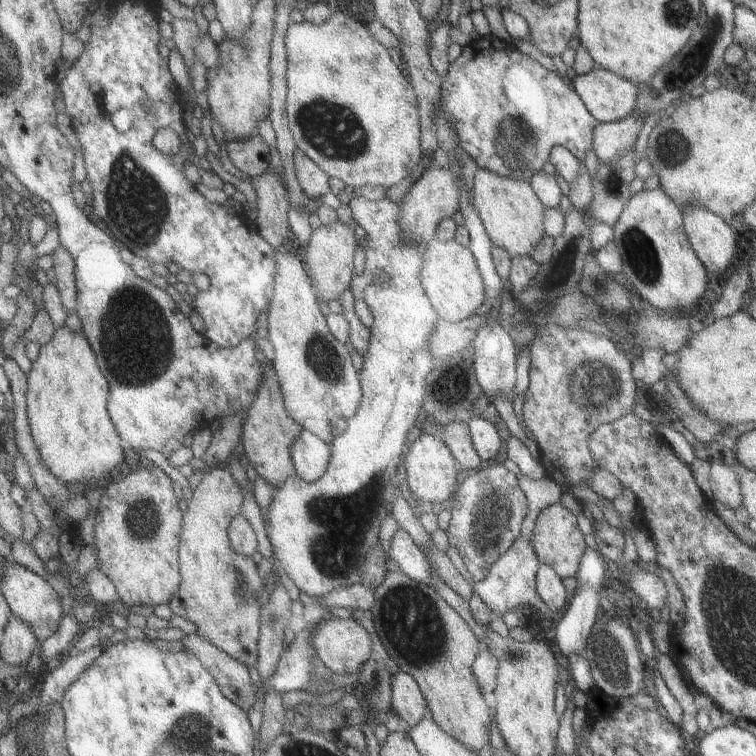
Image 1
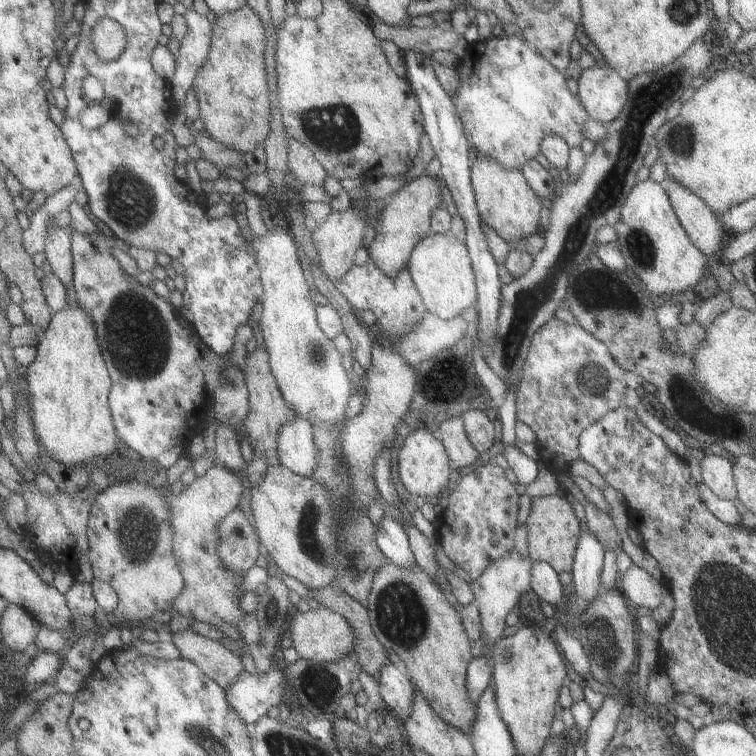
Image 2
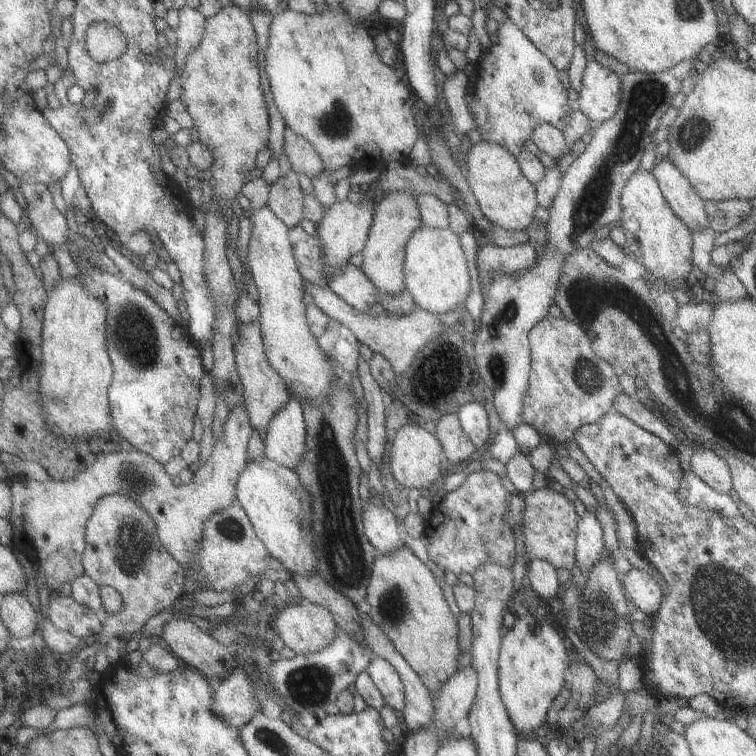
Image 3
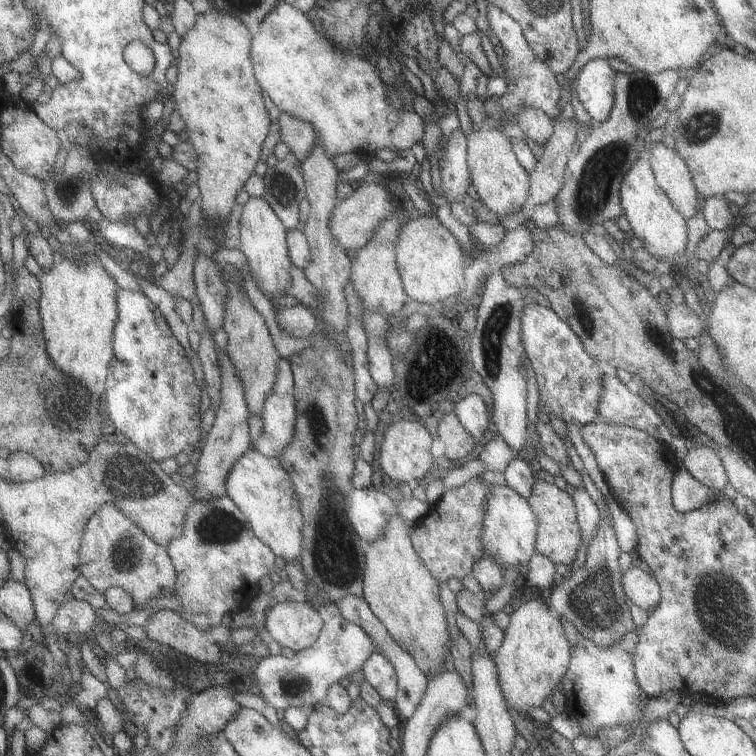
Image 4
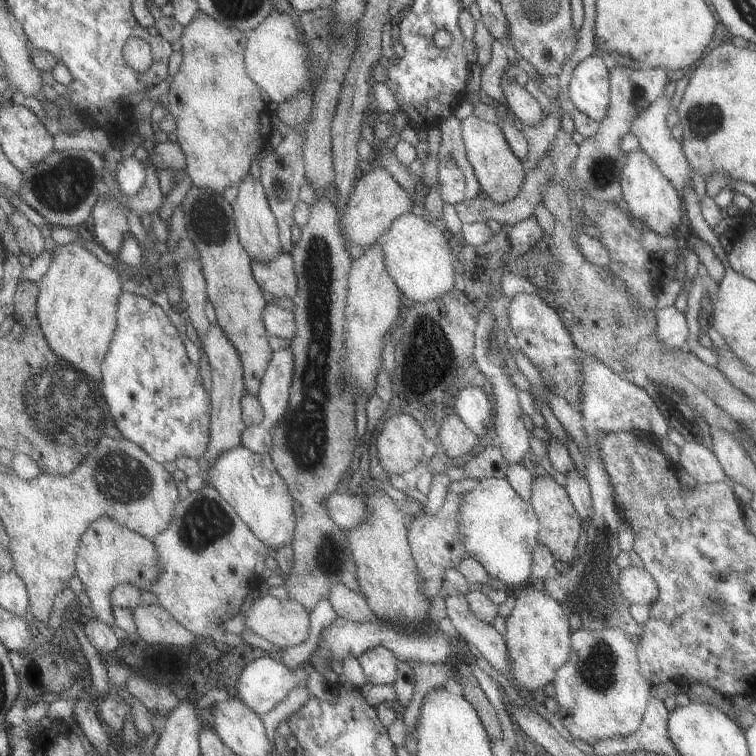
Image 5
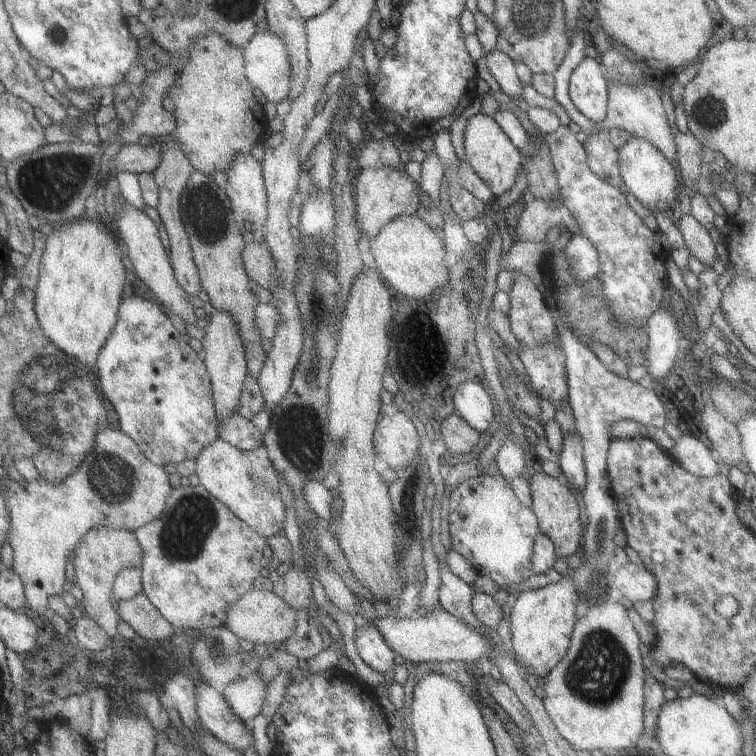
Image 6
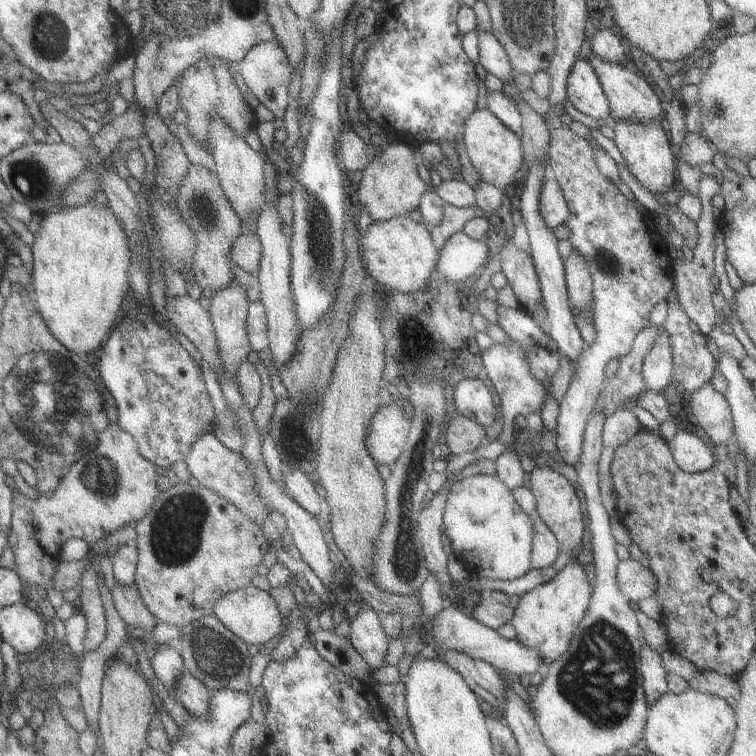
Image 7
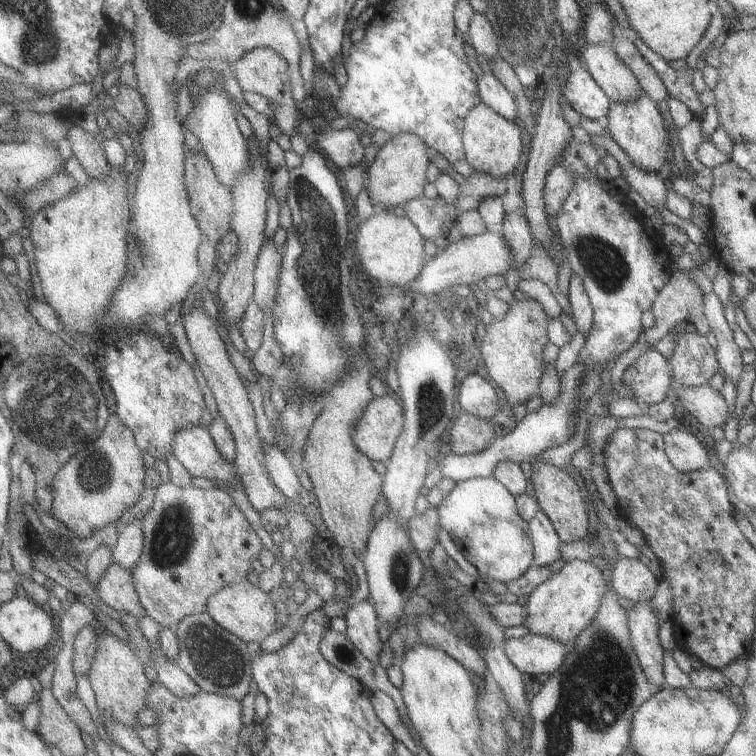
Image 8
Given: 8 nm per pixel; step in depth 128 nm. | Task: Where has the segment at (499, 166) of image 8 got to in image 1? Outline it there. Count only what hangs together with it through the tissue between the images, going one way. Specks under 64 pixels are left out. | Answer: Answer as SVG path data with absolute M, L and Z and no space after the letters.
M478 167L471 194L472 204L482 221L490 242L510 254L510 258L530 254L546 236L543 223L545 206L529 182L514 180Z

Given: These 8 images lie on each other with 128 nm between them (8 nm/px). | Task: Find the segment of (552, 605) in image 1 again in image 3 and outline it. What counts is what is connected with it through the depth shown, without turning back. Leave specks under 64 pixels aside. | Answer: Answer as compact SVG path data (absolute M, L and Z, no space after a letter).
M533 559L527 564L526 584L534 589L541 597L555 602L557 595L562 590L557 569L546 560Z

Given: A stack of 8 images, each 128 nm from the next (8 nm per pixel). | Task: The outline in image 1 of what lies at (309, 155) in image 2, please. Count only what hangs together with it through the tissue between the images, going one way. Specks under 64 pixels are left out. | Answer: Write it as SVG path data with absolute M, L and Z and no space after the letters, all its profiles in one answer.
M298 147L295 154L298 180L309 198L320 199L332 192L330 175Z

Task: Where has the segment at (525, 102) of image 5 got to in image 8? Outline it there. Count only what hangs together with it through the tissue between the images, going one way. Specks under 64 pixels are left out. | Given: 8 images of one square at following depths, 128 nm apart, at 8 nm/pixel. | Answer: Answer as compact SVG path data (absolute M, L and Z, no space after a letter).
M474 12L467 32L470 34L470 42L472 42L469 47L472 51L471 54L478 54L487 61L501 57L498 38L485 14Z

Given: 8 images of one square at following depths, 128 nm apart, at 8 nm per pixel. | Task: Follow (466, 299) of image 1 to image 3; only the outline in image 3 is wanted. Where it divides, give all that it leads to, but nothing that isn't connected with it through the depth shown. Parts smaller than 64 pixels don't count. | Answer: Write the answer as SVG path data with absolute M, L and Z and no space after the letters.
M423 223L405 246L405 291L416 300L419 309L440 314L460 305L471 292L470 274L459 236L447 228L428 227Z

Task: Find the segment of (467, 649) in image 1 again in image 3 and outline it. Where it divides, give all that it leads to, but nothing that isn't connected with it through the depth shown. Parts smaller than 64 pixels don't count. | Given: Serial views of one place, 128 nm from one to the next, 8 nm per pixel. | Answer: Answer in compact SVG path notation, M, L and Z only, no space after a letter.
M406 544L402 545L397 552L378 554L373 565L371 580L369 581L368 603L372 606L369 614L372 619L390 636L394 642L396 651L407 661L407 664L418 674L426 689L435 697L438 685L444 684L448 678L456 673L460 665L461 654L458 642L456 642L456 618L448 610L448 604L442 596L442 588L438 580L432 576L428 566L416 558Z

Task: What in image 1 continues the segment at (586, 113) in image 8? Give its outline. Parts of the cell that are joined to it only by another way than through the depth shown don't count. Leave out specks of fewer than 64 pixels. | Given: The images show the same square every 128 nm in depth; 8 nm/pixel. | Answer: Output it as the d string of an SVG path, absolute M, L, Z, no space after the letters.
M595 66L586 74L576 75L572 82L573 89L582 99L584 106L599 123L619 121L633 114L638 100L638 85L635 82L604 70L600 66Z

